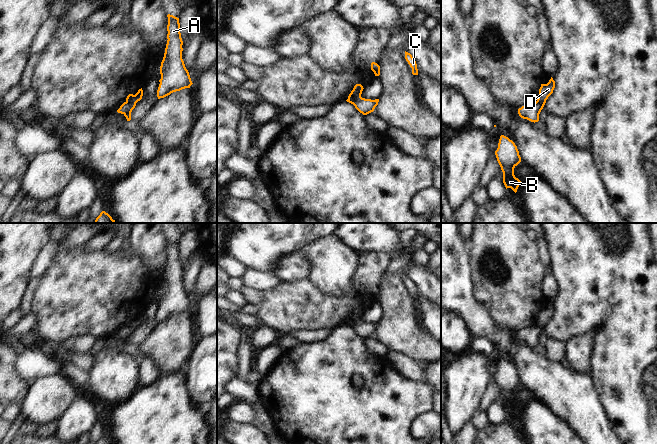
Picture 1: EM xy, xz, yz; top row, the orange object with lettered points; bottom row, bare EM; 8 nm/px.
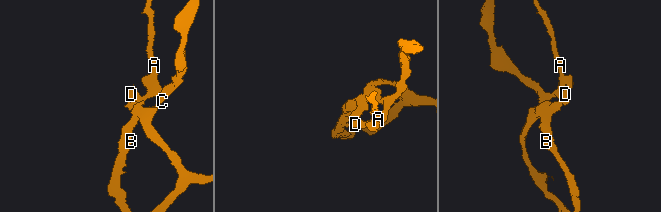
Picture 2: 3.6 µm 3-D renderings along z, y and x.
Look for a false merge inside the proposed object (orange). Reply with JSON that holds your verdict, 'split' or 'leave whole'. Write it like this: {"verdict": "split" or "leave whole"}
{"verdict": "split"}

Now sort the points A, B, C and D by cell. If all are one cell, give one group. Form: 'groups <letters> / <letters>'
groups A C D / B

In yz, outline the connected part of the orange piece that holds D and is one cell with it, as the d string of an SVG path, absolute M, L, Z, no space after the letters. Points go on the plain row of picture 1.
M551 301L547 308L541 308L537 325L544 330L548 321L553 317L554 312L555 305Z

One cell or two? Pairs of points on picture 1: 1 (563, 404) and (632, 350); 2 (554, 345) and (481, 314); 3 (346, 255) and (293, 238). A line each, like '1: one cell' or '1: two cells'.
1: two cells
2: two cells
3: two cells

